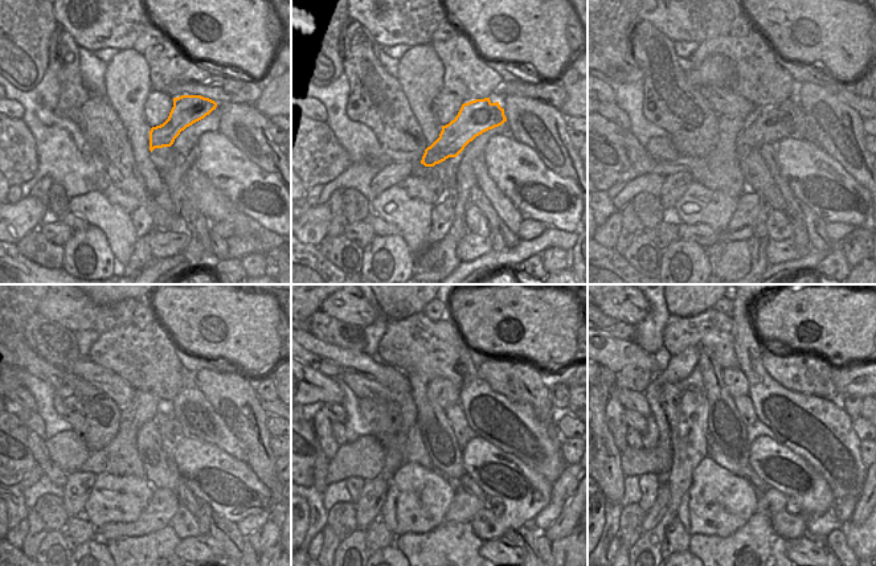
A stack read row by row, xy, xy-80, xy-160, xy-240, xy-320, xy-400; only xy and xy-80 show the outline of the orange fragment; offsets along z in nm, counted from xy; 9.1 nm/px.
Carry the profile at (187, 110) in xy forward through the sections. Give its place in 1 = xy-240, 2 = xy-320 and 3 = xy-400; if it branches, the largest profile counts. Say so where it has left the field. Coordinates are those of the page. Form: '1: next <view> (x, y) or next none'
1: next xy-240 (77, 488)
2: next xy-320 (373, 492)
3: next xy-400 (653, 517)

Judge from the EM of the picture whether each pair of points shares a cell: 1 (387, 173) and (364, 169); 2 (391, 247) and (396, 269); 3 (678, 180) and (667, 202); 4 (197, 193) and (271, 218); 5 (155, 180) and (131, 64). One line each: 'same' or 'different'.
1: different
2: same
3: same
4: different
5: same

